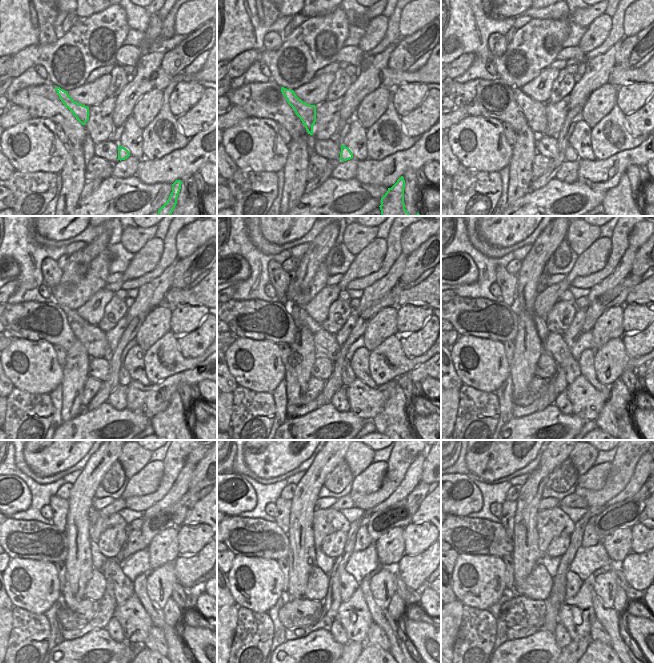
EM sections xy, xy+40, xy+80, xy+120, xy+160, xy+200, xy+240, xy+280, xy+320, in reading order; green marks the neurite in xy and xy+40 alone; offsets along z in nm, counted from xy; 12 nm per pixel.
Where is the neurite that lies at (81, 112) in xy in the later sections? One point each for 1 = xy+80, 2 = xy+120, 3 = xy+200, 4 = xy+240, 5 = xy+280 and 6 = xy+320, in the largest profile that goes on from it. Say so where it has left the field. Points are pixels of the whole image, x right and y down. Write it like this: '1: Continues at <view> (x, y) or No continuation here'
1: Continues at xy+80 (534, 112)
2: Continues at xy+120 (92, 337)
3: Continues at xy+200 (555, 344)
4: Continues at xy+240 (123, 588)
5: Continues at xy+280 (348, 584)
6: Continues at xy+320 (573, 583)

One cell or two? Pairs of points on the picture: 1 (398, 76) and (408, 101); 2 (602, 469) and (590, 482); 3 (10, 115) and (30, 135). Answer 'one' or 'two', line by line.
1: two
2: one
3: two

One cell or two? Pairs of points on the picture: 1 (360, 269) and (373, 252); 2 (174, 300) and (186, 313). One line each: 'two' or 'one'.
1: one
2: two

